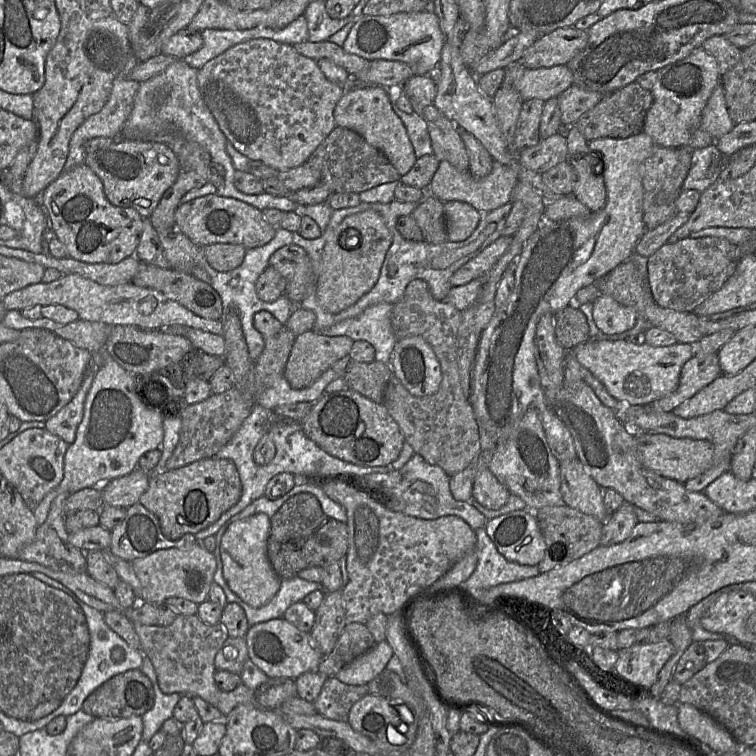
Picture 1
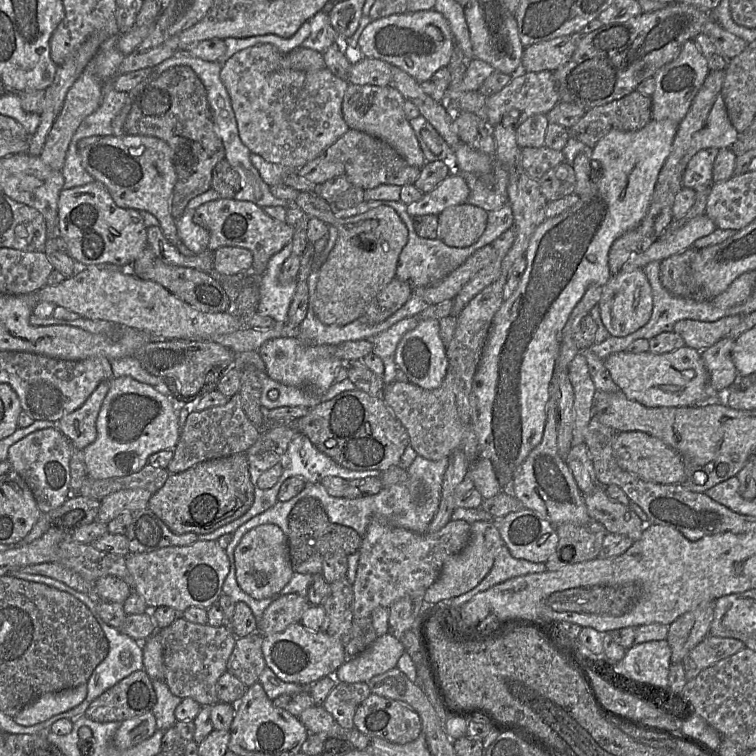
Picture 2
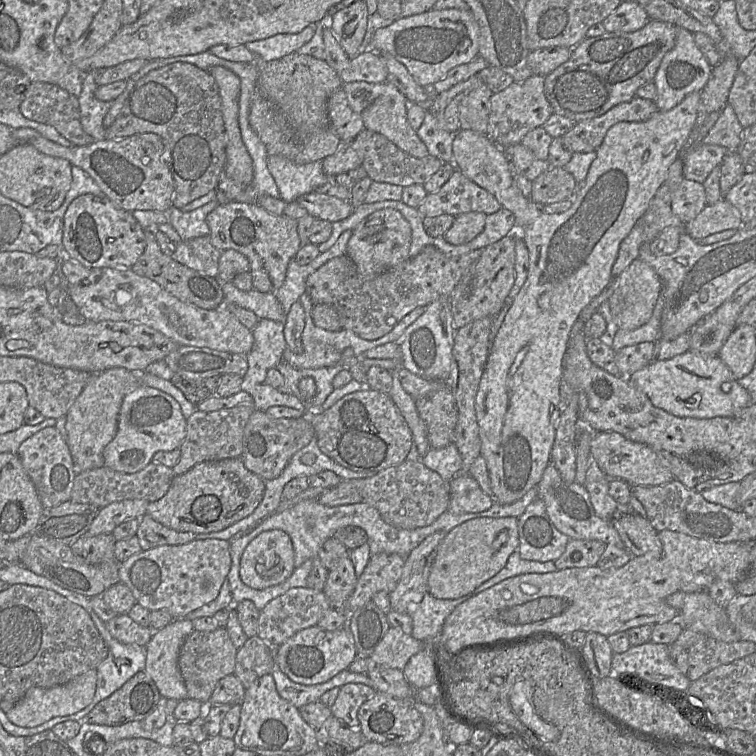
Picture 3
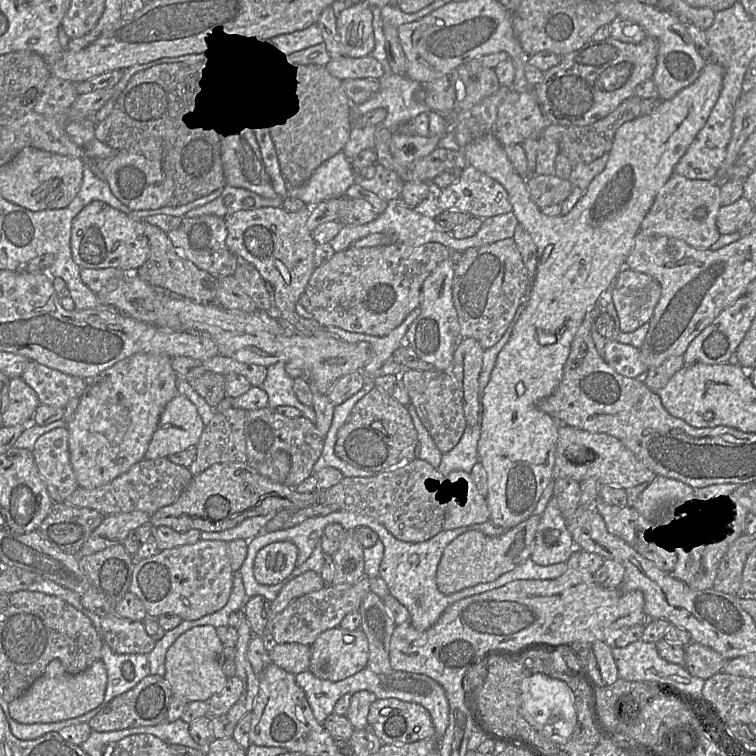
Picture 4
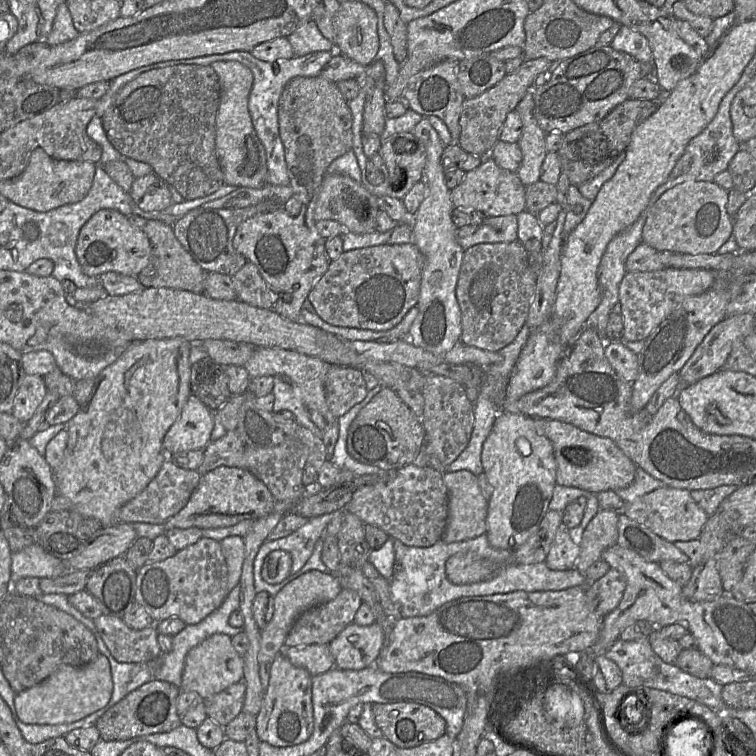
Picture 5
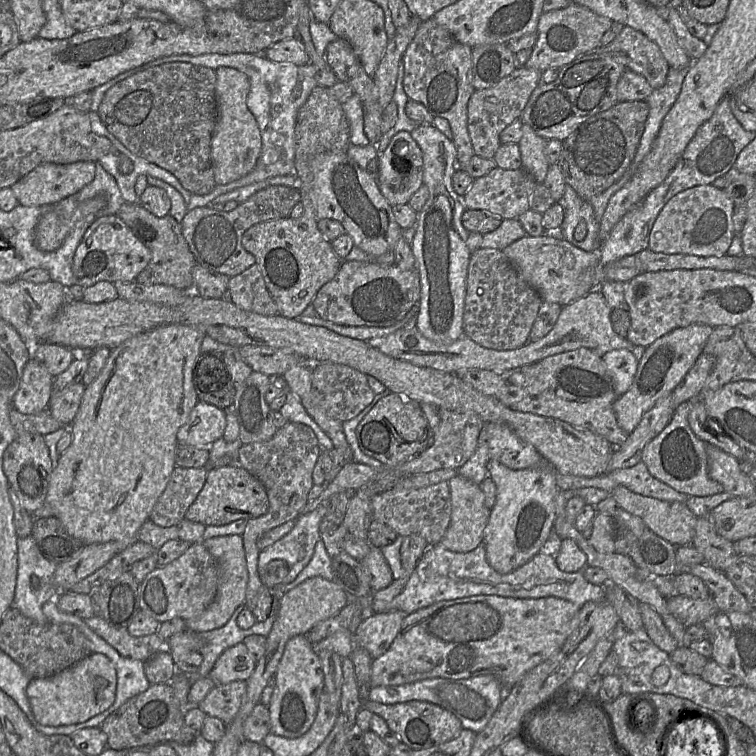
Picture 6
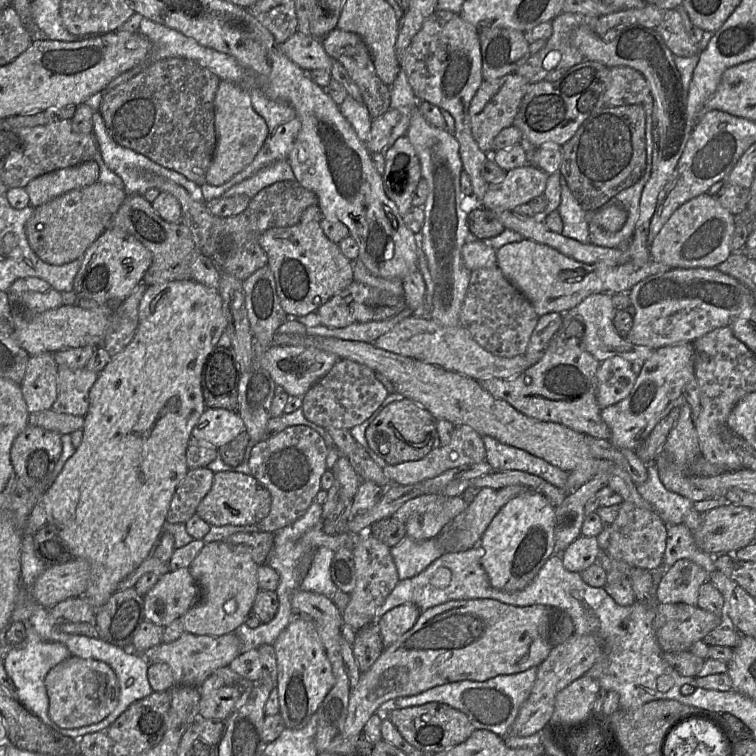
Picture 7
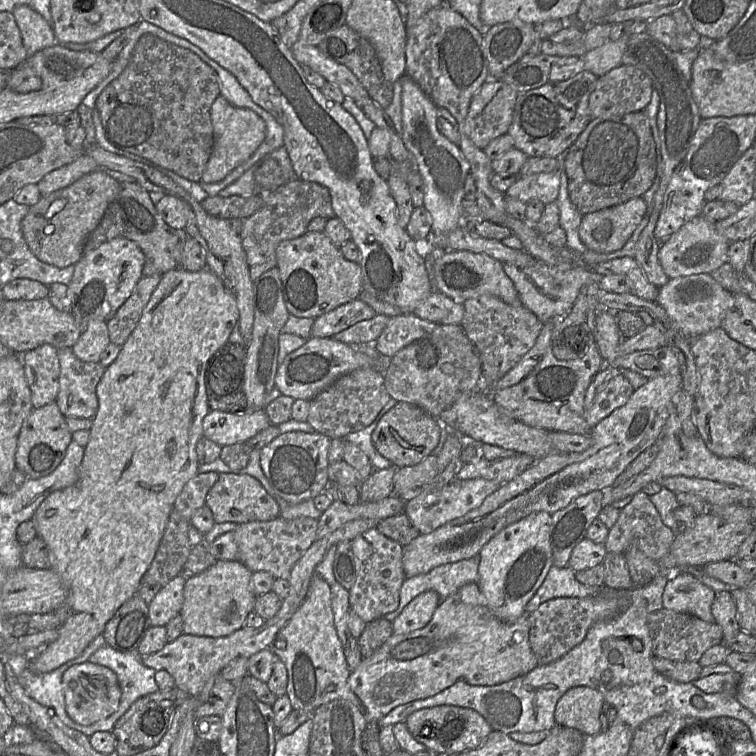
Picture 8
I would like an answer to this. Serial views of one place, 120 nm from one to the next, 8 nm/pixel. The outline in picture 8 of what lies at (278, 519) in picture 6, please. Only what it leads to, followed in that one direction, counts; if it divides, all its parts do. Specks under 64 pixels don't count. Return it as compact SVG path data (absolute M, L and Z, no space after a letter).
M282 433L260 450L260 465L276 495L289 505L314 499L328 484L328 452L331 439L320 433Z

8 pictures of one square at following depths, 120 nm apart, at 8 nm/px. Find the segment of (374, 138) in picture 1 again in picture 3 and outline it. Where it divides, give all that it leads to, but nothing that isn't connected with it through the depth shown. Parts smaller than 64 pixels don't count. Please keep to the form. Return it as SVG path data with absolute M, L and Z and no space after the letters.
M356 81L345 83L343 89L347 95L350 107L361 116L367 130L384 135L411 156L423 158L429 155L425 143L408 121L407 107L409 101L395 85L389 81L383 83Z

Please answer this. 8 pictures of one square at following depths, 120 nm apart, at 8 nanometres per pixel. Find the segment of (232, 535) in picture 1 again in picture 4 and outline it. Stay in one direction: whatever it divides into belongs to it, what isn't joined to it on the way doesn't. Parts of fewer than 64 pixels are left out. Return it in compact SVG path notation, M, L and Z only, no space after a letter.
M278 541L264 546L255 556L255 579L264 585L278 584L292 573L297 556L298 548L289 541Z

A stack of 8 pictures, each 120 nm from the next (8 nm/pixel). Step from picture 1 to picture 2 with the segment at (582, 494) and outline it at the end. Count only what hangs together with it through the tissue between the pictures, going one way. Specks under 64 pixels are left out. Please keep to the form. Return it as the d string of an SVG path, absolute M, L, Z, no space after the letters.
M600 485L584 495L589 516L600 522L607 533L621 534L637 541L641 538L645 524L627 505L610 499L605 487Z

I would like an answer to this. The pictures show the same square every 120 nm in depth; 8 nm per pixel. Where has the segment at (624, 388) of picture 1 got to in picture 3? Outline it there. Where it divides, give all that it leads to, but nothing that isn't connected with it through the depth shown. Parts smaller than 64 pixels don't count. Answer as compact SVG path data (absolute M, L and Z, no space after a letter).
M692 350L667 360L653 360L625 378L642 391L653 406L677 417L732 417L752 404L747 390L739 385L731 370L718 356Z

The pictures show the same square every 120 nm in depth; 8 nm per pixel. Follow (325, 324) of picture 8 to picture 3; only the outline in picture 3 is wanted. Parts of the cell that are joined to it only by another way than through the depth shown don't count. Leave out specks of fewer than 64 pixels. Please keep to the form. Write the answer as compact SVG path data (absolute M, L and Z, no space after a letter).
M429 245L415 257L407 258L372 279L362 277L355 262L344 254L330 259L311 274L306 282L306 292L313 305L333 306L342 328L350 329L364 339L375 340L389 333L415 308L426 307L440 297L450 297L461 277L481 253L482 249L476 249L461 256L447 256Z

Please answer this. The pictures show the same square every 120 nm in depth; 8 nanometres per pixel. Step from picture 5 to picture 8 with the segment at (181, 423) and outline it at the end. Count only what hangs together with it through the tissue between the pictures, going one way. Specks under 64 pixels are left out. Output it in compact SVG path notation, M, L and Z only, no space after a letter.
M210 410L203 419L203 437L221 447L229 446L247 442L270 425L264 410L251 414Z

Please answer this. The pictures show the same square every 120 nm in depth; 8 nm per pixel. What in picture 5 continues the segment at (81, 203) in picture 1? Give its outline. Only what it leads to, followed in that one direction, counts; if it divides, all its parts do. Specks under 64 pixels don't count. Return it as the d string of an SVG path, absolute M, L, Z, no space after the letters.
M101 209L81 228L75 253L83 272L90 277L97 278L106 272L136 277L150 261L151 243L129 217L117 210Z

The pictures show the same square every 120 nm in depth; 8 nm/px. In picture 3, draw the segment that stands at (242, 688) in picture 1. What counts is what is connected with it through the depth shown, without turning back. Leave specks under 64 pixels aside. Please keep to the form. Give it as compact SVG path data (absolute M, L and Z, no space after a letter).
M224 627L214 631L194 630L182 644L178 657L188 699L208 705L218 682L225 676L234 674L237 650Z

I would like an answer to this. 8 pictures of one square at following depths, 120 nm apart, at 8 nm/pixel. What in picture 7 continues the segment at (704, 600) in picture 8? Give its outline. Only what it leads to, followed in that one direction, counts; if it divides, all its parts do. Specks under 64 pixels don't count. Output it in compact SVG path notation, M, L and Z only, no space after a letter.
M680 559L661 578L656 591L658 603L685 603L697 606L699 588L708 581L709 574L696 563Z

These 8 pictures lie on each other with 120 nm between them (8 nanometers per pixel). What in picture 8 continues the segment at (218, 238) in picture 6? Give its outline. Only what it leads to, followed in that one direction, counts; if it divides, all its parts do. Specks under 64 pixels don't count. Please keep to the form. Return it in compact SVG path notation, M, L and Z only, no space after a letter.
M294 179L268 194L259 196L262 197L264 205L242 220L240 233L252 281L277 266L276 249L281 242L304 235L309 222L315 217L327 220L335 217L329 190L315 182Z

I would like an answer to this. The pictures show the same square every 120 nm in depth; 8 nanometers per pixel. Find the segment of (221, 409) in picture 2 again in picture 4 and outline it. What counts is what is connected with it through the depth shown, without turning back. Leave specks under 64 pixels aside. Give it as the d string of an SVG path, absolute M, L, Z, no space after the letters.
M233 407L215 411L195 446L196 456L188 467L193 476L214 464L248 462L246 414L246 410Z

